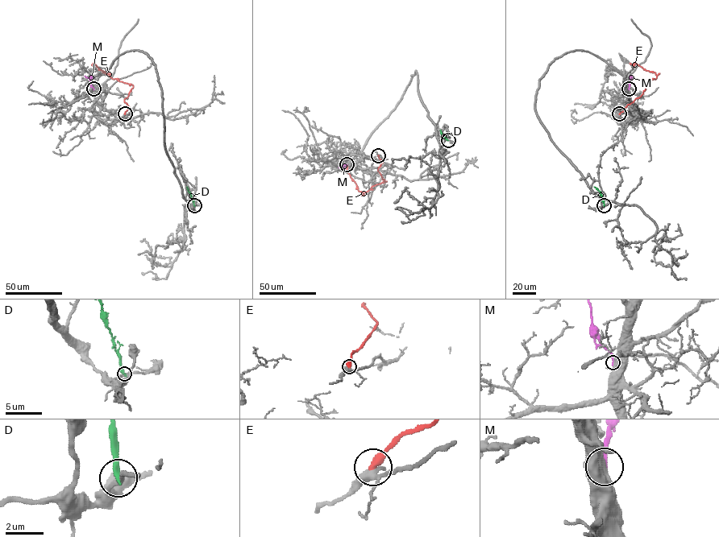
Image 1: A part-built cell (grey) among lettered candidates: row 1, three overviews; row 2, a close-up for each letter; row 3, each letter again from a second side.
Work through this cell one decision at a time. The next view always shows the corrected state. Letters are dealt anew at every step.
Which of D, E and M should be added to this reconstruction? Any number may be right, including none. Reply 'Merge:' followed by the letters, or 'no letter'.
Merge: no letter

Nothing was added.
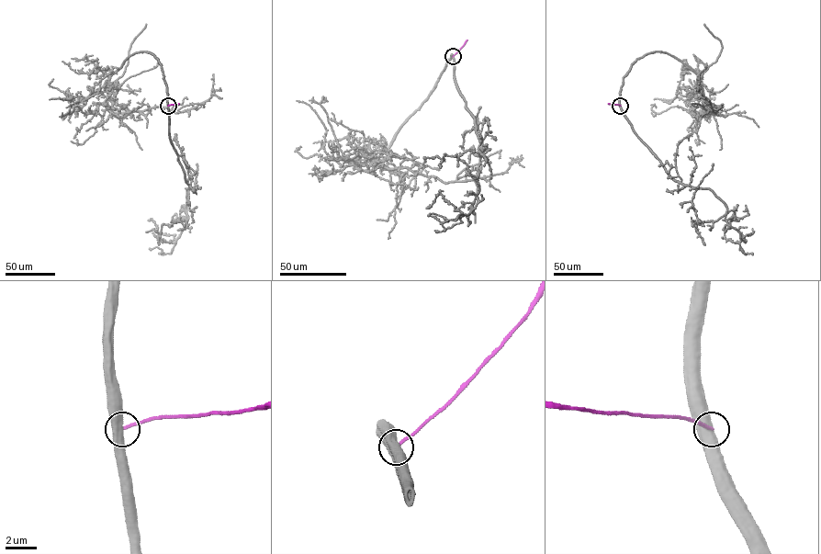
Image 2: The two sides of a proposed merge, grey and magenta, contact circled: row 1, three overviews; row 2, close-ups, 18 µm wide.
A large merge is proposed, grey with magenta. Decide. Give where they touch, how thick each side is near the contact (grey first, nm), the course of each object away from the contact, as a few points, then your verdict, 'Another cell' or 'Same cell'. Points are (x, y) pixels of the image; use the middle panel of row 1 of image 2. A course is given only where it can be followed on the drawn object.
Place: (453, 56). Thickness 550 nm (grey) against 200 nm. Course of grey: (453, 56), (447, 60), (431, 94), (373, 164), (389, 168), (408, 167), (449, 183), (504, 173), (512, 160). Course of magenta: (453, 56), (466, 39). Another cell

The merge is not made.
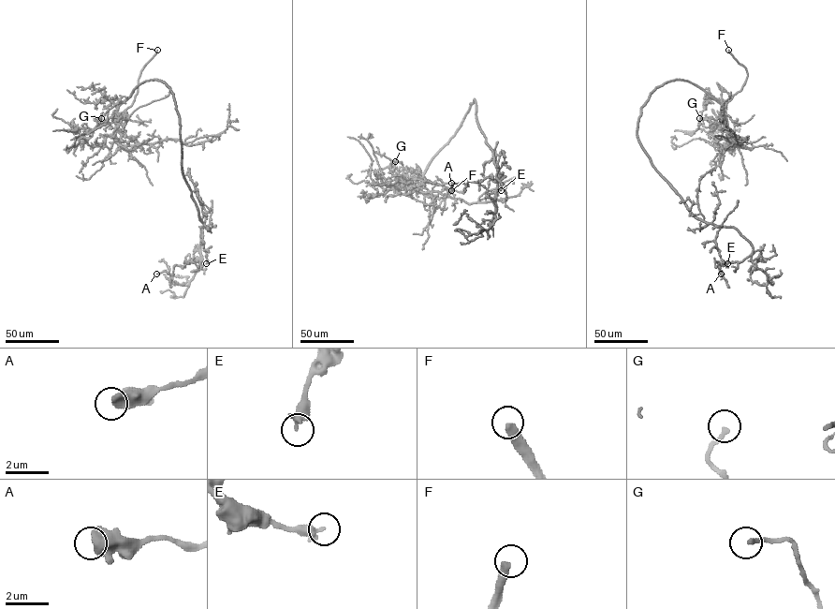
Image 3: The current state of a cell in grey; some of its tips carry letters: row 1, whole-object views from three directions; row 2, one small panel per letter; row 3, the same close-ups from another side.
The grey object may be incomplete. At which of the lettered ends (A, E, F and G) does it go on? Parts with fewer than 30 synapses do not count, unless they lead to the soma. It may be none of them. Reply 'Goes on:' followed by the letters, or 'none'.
Goes on: F

